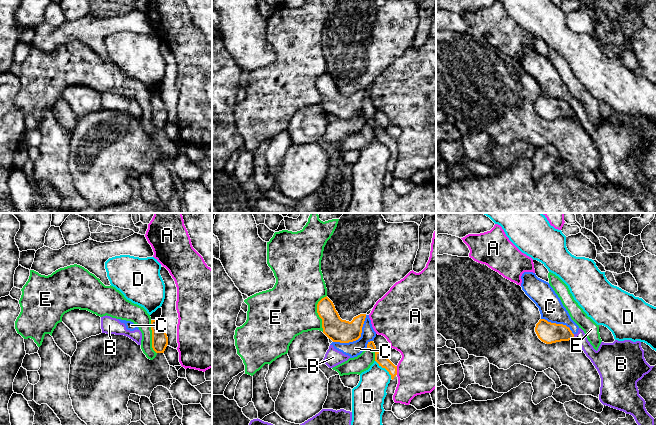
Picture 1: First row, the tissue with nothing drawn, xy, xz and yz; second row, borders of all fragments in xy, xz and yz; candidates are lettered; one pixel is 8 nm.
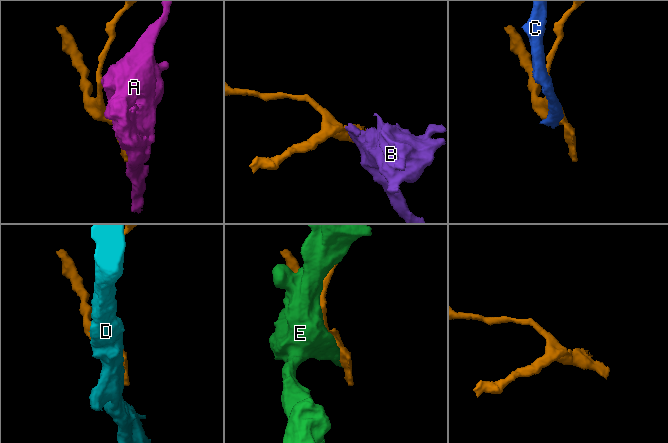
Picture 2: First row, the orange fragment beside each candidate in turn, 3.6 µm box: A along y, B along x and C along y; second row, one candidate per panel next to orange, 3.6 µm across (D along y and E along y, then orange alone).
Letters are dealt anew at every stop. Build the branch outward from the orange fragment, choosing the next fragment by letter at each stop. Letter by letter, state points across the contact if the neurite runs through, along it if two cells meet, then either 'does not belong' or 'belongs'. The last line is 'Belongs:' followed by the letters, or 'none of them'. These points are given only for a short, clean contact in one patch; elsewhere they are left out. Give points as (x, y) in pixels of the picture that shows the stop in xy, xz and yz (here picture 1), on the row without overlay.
A: does not belong
B: along yz (573, 110), (575, 114) | does not belong
C: does not belong
D: does not belong
E: does not belong
Belongs: none of them

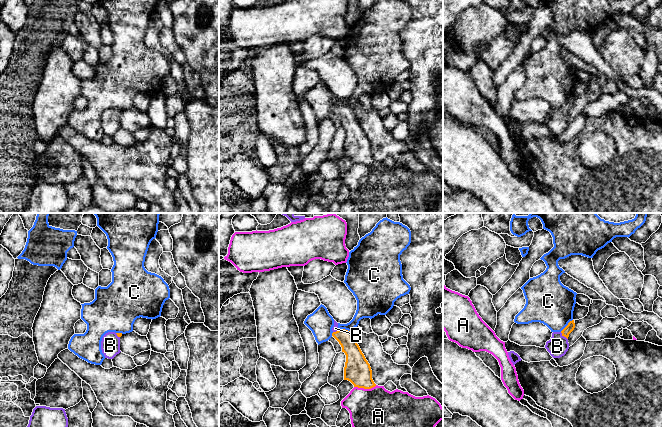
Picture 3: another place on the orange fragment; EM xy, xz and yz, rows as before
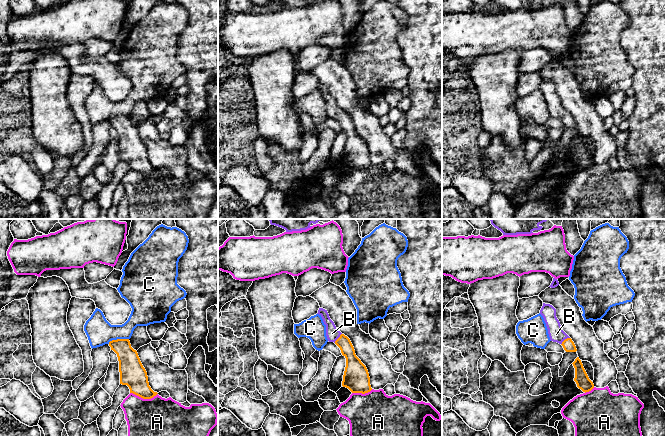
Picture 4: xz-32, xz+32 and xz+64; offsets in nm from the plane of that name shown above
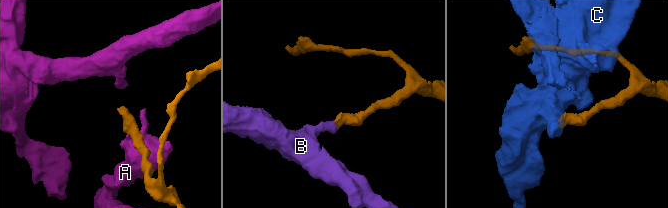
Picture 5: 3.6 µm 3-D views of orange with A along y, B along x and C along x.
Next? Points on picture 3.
A: does not belong
B: across yz (569, 104), (564, 112), (557, 122) | belongs
C: along yz (572, 95), (560, 107) | does not belong
Belongs: B

